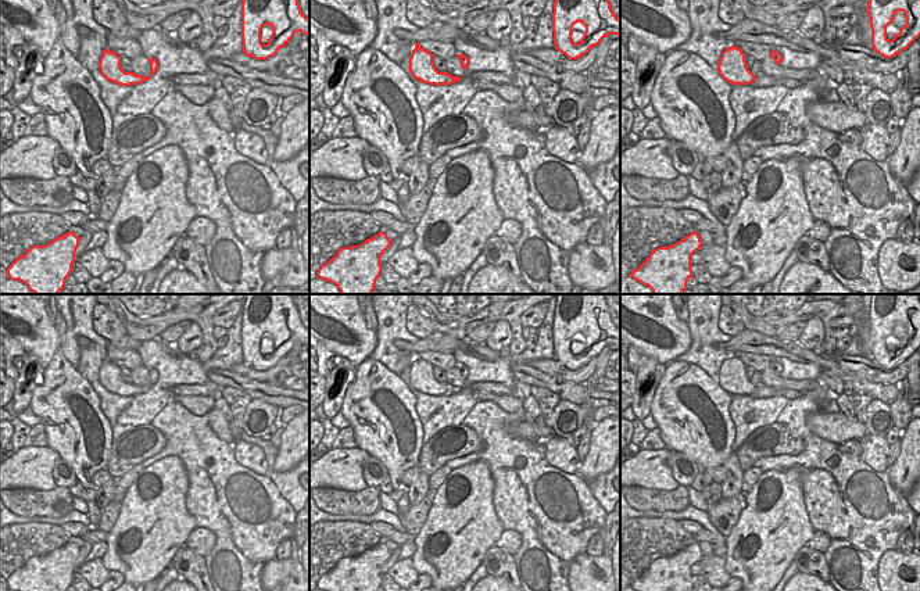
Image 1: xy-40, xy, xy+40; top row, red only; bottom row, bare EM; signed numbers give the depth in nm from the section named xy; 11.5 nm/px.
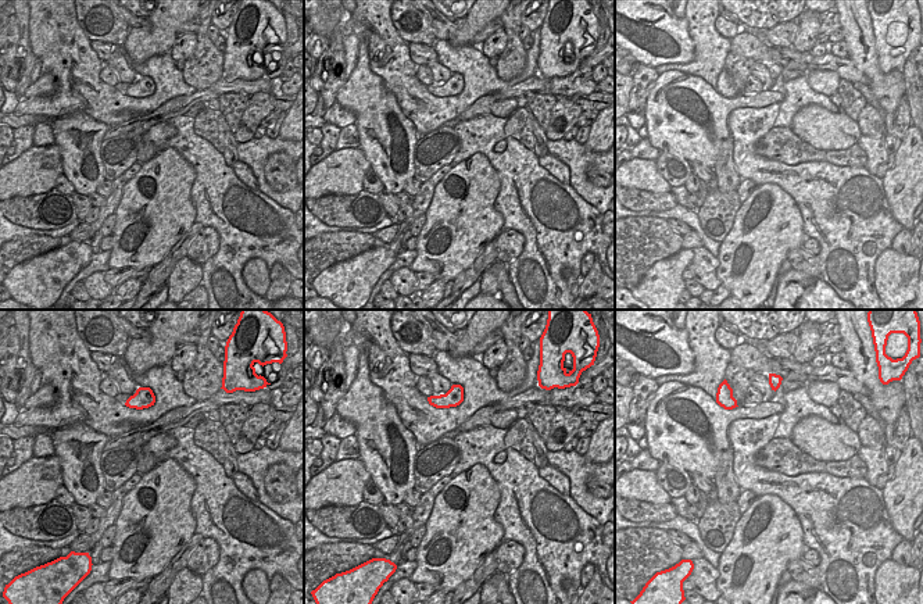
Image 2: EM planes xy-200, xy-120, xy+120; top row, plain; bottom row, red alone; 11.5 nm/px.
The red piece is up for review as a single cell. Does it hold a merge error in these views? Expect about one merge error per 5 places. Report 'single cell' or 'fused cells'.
single cell

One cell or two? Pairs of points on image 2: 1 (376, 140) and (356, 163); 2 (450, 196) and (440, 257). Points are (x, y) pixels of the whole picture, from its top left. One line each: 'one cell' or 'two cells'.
1: two cells
2: one cell

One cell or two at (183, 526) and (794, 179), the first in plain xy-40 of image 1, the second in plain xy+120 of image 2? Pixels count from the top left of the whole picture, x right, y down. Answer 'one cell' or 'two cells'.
two cells

